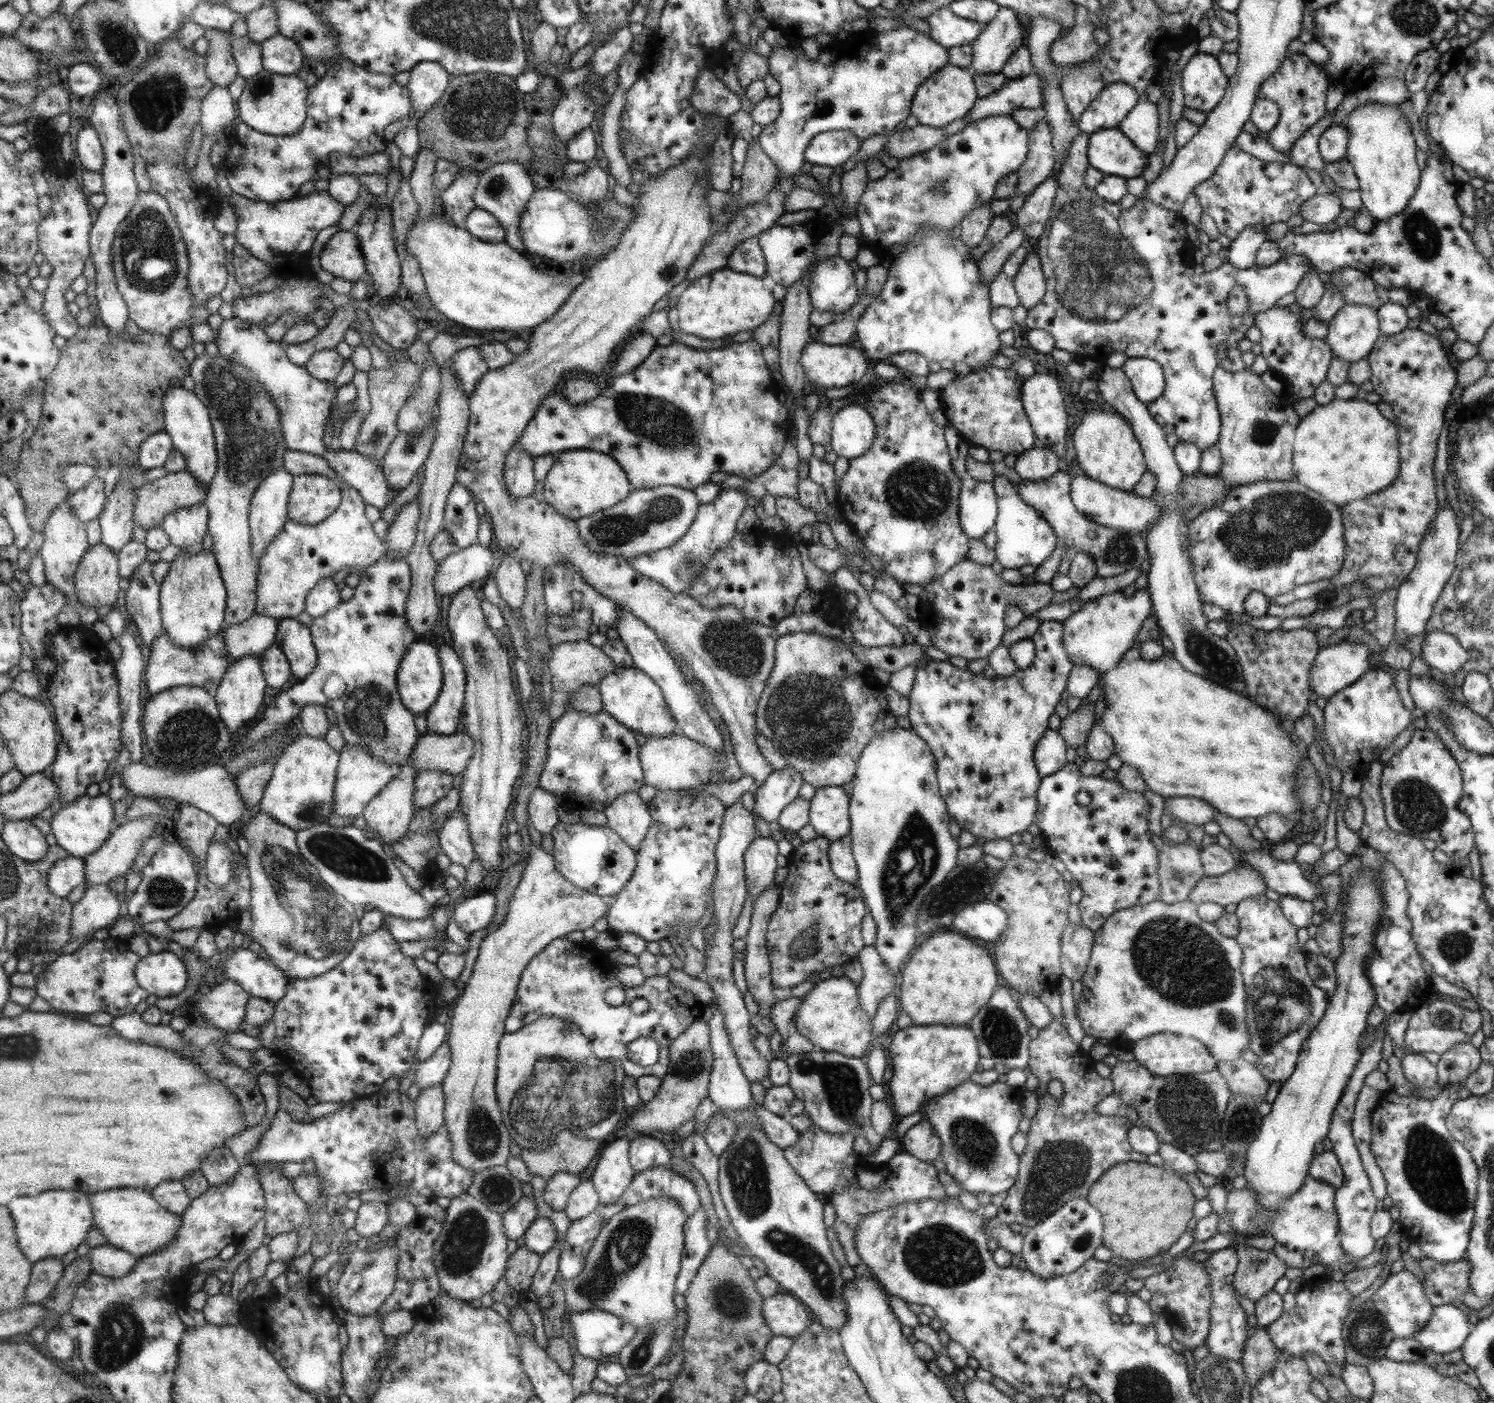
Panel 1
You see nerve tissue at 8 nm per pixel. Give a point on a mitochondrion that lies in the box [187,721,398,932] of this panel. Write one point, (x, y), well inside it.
(343, 854)

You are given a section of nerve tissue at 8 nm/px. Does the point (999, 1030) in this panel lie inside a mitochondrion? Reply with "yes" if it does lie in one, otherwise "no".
yes

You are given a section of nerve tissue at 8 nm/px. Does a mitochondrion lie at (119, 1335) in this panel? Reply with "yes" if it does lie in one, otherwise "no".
yes

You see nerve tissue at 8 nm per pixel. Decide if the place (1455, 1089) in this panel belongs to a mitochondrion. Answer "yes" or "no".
no

